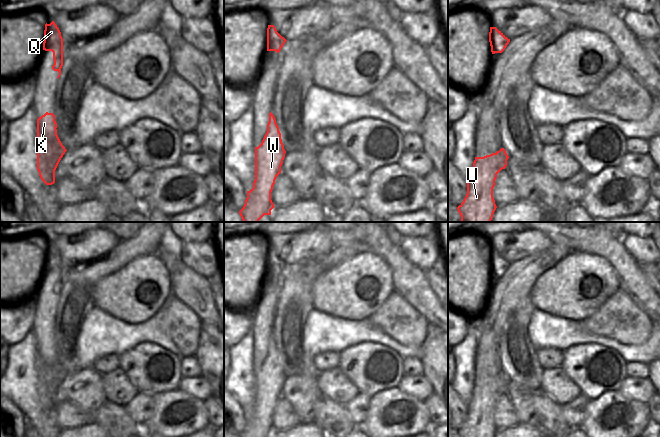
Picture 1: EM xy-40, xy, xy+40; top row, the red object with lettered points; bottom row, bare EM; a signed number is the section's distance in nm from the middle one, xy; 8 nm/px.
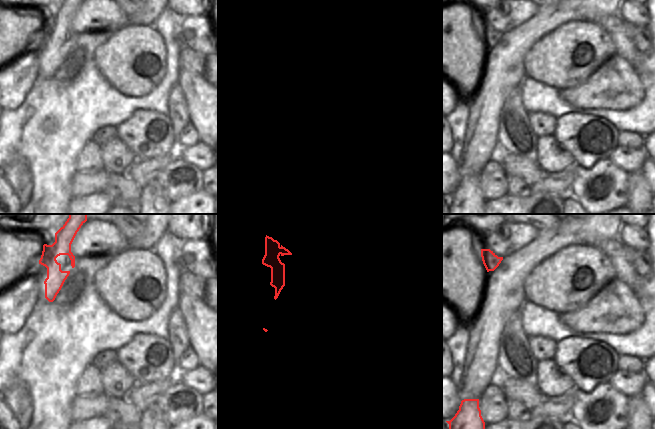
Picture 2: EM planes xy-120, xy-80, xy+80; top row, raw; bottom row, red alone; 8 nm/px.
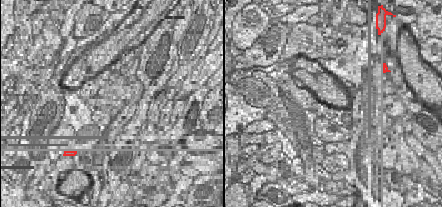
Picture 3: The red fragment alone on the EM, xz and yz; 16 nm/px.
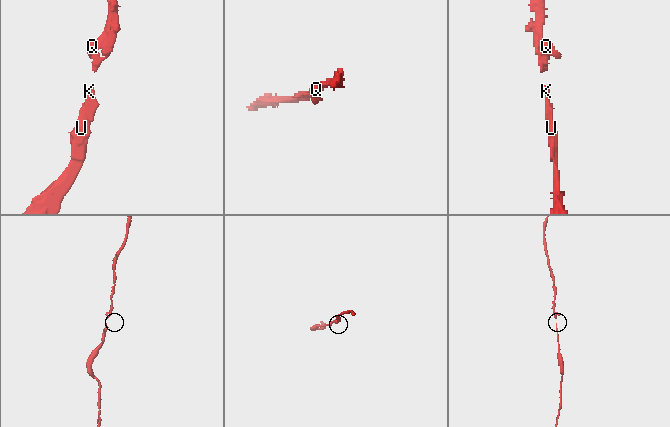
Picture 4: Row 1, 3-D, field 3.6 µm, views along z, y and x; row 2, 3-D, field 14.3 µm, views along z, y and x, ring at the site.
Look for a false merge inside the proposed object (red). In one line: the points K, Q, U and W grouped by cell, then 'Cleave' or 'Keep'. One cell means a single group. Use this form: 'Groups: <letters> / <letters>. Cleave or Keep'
Groups: K Q U W. Keep.

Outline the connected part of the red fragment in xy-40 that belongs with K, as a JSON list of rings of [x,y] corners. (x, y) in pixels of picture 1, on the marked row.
[[[46,112],[37,119],[37,170],[46,185],[55,183],[55,170],[67,151],[57,135],[53,113]]]

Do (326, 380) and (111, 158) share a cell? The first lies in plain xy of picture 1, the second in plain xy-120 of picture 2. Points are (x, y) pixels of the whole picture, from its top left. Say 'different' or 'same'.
same

